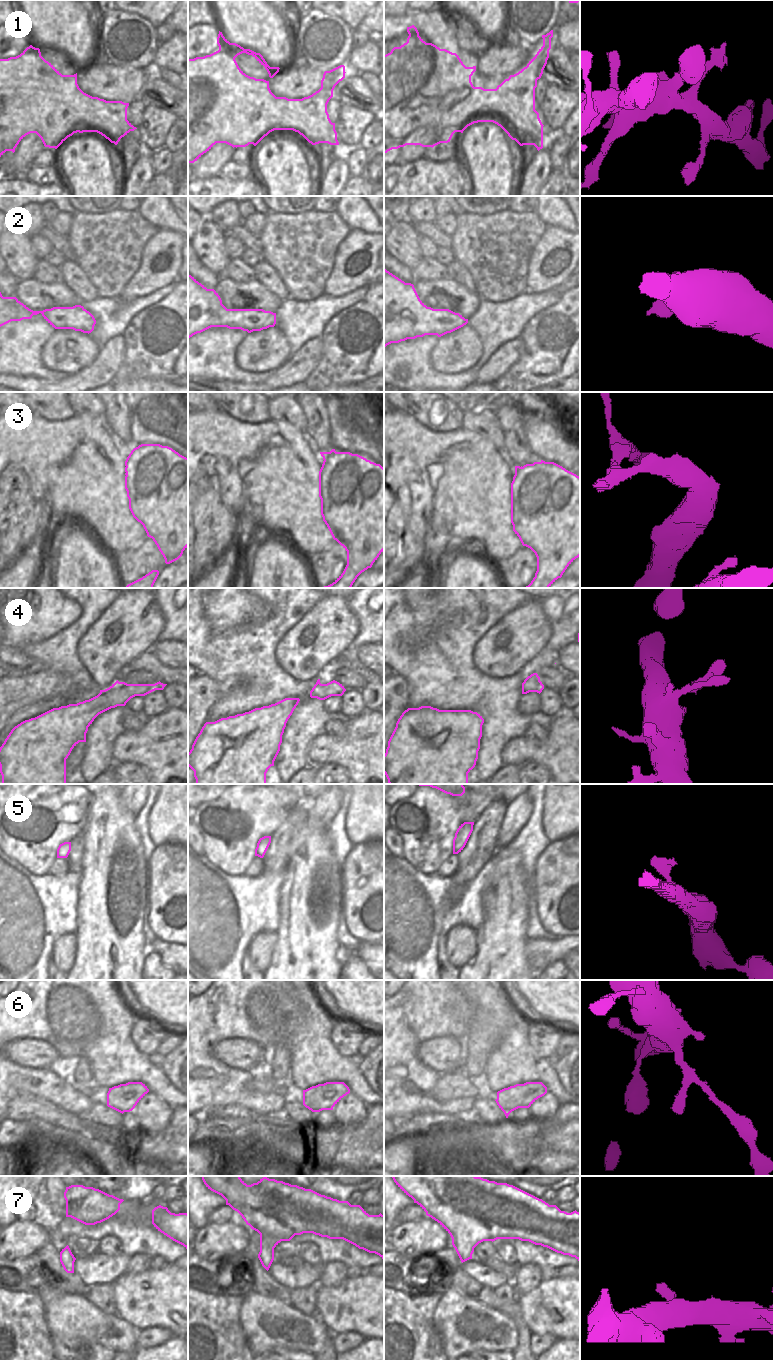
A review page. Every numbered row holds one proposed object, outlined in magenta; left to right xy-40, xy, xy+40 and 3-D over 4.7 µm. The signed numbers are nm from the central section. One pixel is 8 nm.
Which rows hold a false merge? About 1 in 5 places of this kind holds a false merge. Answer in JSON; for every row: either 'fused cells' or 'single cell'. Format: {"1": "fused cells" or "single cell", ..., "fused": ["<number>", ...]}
{"1": "single cell", "2": "single cell", "3": "fused cells", "4": "single cell", "5": "single cell", "6": "single cell", "7": "single cell", "fused": ["3"]}

